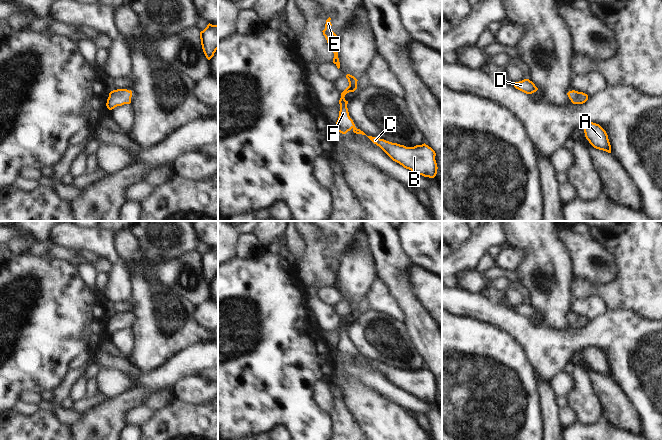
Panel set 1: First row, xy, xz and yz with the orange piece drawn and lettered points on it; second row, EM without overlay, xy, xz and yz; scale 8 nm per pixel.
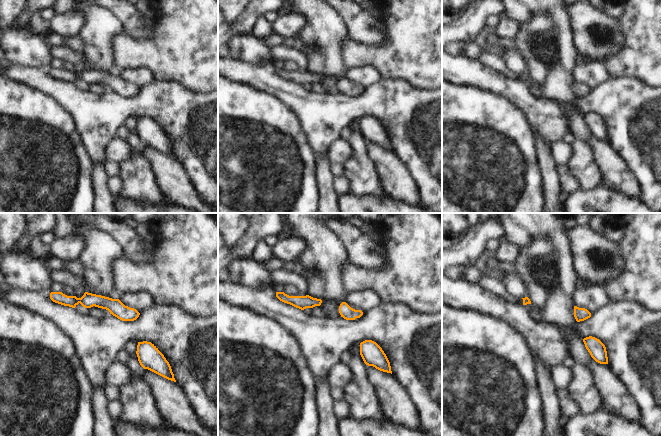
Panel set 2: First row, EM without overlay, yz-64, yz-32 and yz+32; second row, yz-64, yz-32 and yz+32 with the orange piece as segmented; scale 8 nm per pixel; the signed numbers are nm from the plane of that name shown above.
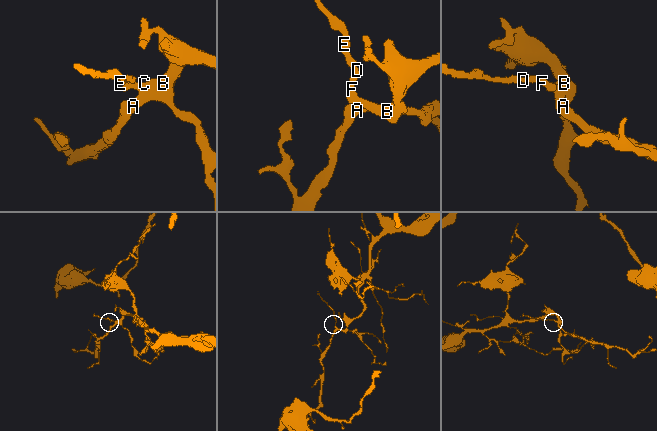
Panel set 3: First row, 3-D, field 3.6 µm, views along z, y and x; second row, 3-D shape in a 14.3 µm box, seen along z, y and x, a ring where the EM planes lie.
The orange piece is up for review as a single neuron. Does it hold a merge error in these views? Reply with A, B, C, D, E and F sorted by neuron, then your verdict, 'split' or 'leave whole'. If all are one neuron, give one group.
groups A B C D E F; leave whole

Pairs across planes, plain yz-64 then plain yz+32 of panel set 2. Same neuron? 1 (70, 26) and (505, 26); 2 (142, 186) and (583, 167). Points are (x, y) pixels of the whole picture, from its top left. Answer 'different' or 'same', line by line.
1: same
2: same

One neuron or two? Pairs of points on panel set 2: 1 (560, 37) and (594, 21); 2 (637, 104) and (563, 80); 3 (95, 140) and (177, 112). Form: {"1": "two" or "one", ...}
{"1": "two", "2": "two", "3": "one"}

